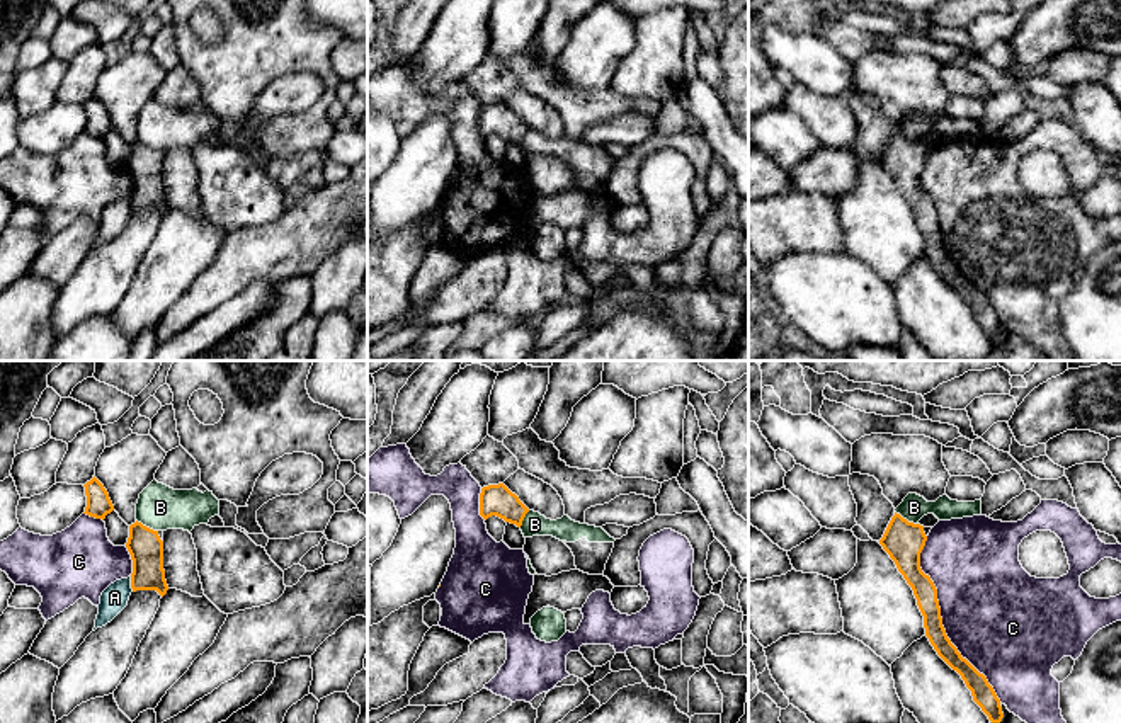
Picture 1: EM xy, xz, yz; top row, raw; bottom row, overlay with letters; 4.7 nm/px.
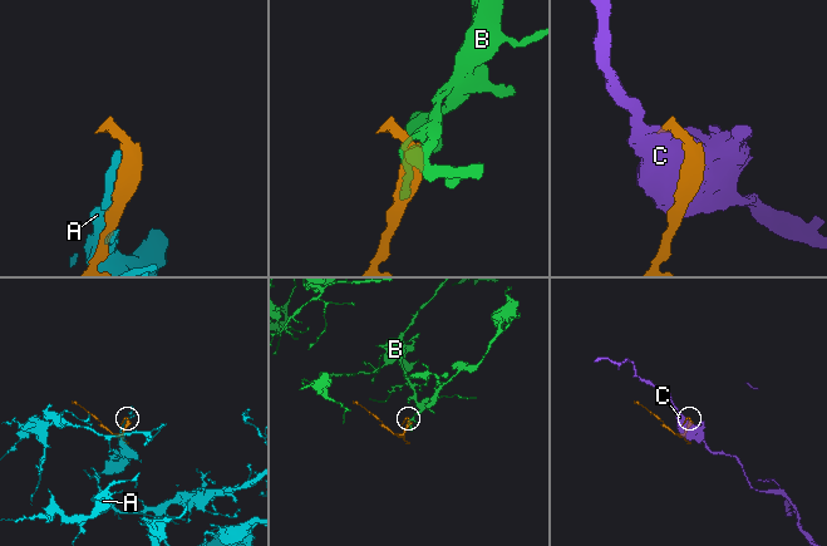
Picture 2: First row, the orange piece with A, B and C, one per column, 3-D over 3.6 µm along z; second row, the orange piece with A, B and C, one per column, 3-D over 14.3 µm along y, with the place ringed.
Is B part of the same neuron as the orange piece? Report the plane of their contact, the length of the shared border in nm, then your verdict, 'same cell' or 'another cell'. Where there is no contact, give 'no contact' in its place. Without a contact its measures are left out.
yz | 130 nm | another cell

